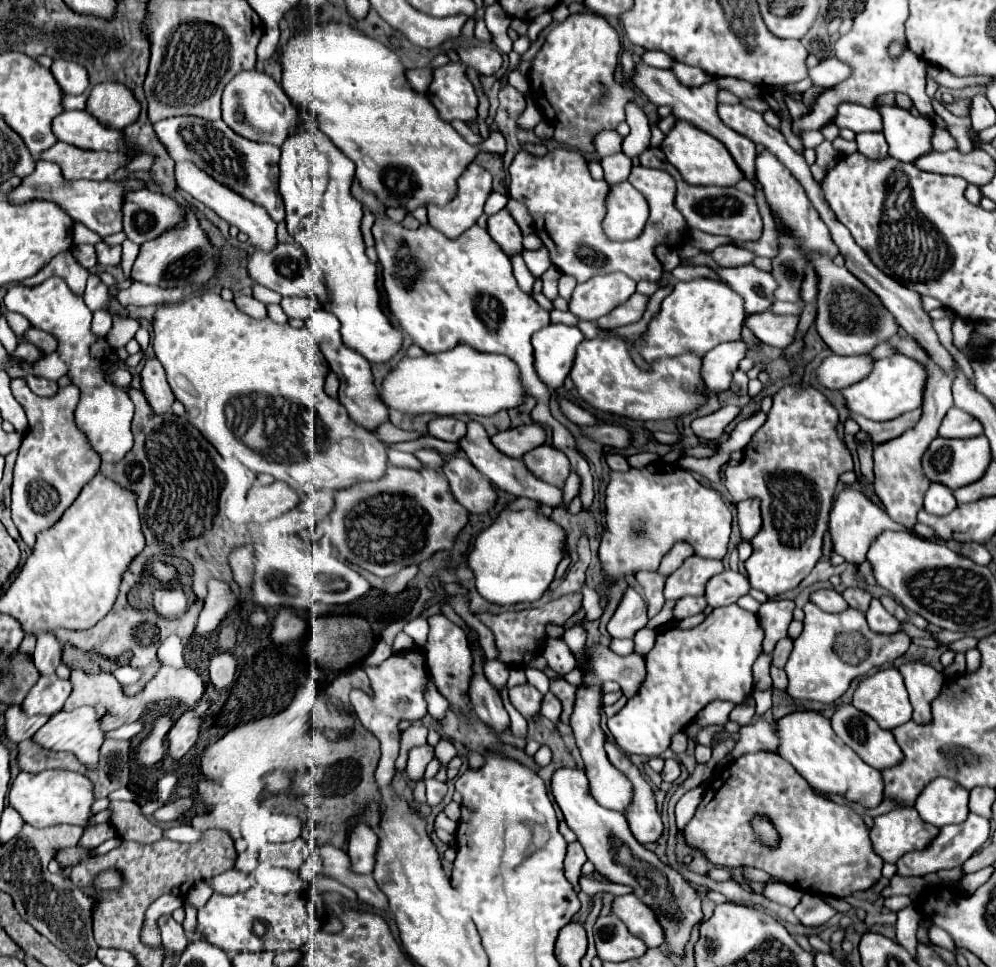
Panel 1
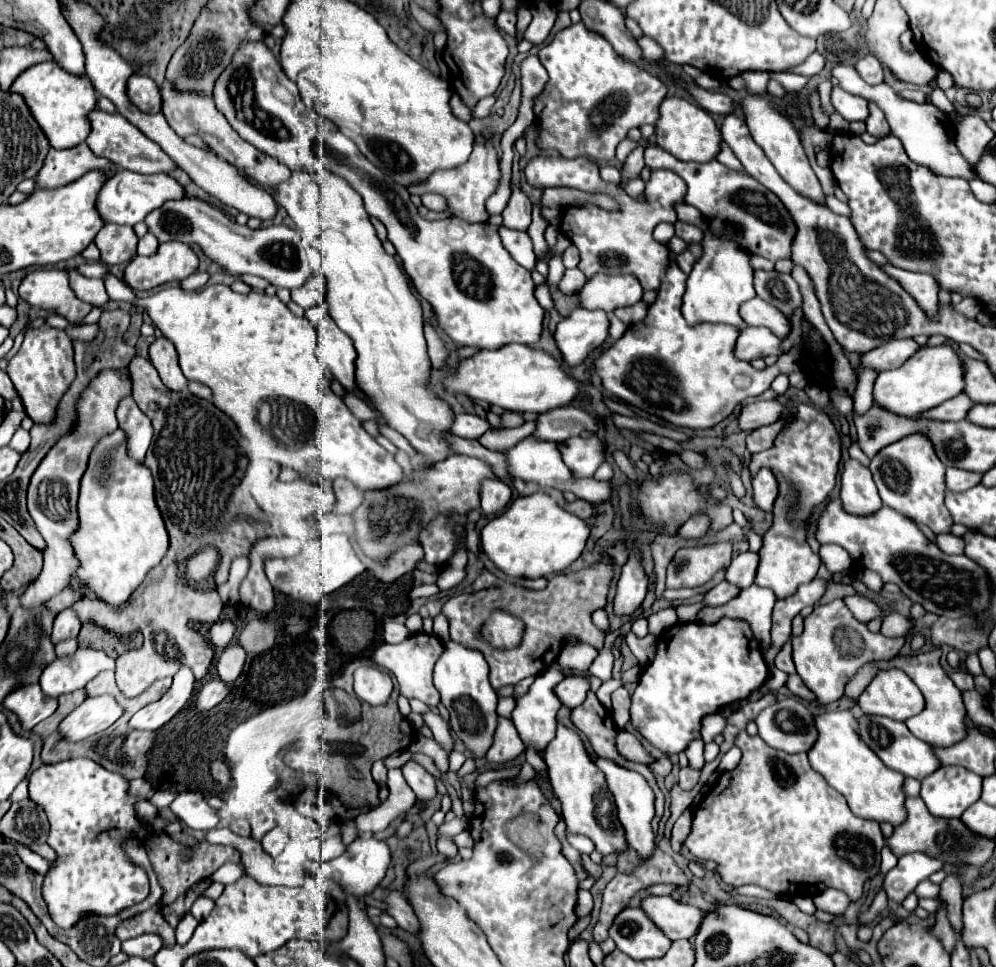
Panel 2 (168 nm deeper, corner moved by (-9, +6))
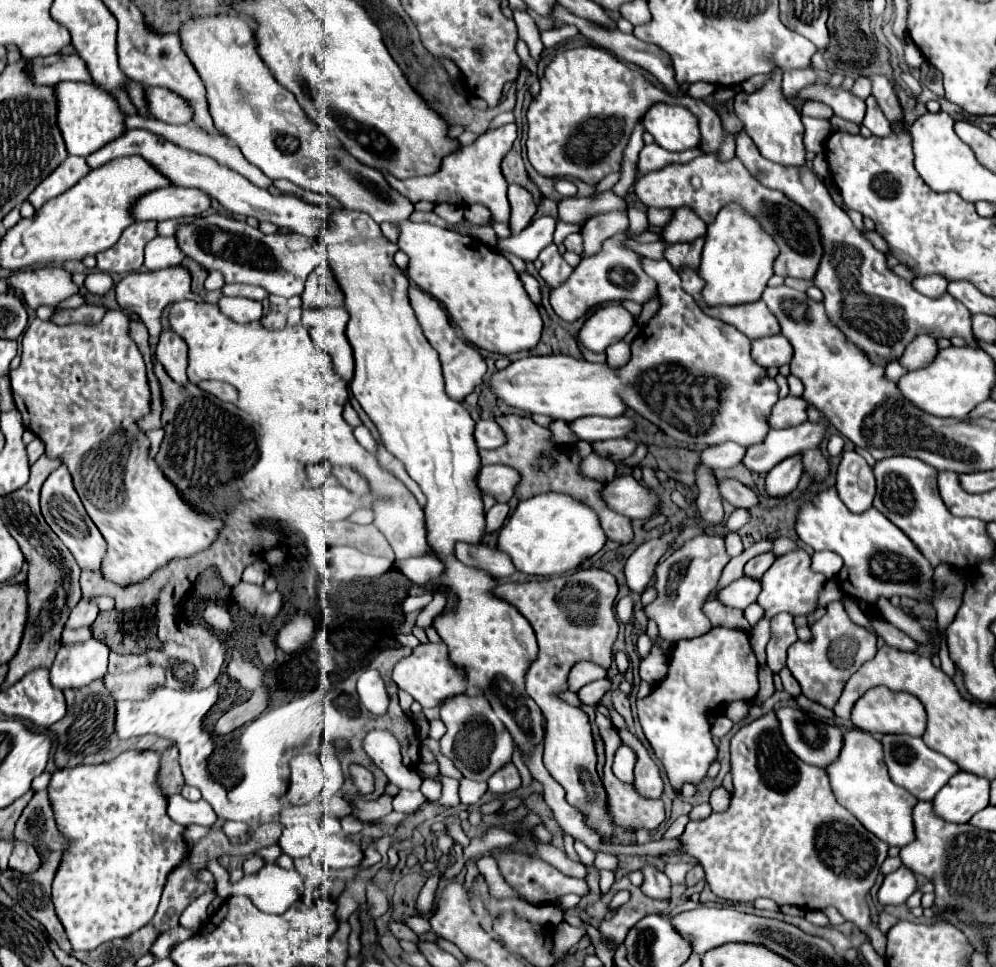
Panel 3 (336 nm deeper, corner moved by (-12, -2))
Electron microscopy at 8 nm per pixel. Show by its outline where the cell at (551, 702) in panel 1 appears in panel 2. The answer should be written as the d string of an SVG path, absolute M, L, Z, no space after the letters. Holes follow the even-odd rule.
M566 676L558 686L556 686L556 696L562 700L562 704L576 708L586 700L586 694L590 690L590 682L580 676Z

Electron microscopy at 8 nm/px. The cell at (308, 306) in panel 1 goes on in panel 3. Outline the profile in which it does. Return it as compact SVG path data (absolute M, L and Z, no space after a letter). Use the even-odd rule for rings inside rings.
M321 264L307 278L305 290L301 294L303 308L321 308L321 306L343 306L343 294L333 278L329 266Z

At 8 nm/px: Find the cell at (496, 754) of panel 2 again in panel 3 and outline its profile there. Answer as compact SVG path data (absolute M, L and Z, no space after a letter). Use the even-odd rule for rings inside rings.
M513 762L505 764L505 768L497 770L491 778L489 778L489 790L493 794L505 794L505 792L513 792L521 786L521 778L519 772L515 768Z

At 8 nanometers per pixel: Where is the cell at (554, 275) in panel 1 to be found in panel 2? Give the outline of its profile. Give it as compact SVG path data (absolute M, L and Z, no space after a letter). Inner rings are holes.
M570 244L566 250L564 250L564 266L566 268L576 268L580 262L580 252L574 244Z

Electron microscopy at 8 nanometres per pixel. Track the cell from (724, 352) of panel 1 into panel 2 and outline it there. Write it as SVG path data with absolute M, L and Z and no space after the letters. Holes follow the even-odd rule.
M744 328L736 342L736 356L746 362L766 356L780 356L782 352L782 338L774 336L768 328Z

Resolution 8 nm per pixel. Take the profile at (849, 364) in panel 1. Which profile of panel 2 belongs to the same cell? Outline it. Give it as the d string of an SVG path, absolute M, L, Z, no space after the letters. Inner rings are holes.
M904 338L904 340L890 340L886 344L882 344L880 348L874 348L870 352L866 352L860 360L860 366L866 368L876 368L876 370L890 370L890 368L898 368L902 366L910 356L916 354L920 346L912 340L912 338Z

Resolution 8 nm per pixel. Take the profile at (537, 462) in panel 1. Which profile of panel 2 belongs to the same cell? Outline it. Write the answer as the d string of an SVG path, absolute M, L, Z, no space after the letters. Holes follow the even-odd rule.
M592 434L590 438L576 436L568 442L560 442L558 446L564 464L570 468L574 476L590 478L606 460L606 440L600 440L596 434Z

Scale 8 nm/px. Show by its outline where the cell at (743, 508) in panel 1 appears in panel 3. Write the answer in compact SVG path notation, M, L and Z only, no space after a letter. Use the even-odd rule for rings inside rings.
M799 454L779 462L765 478L767 494L771 498L785 498L785 496L789 496L797 488L801 474L803 474L803 464L801 464L801 456Z

